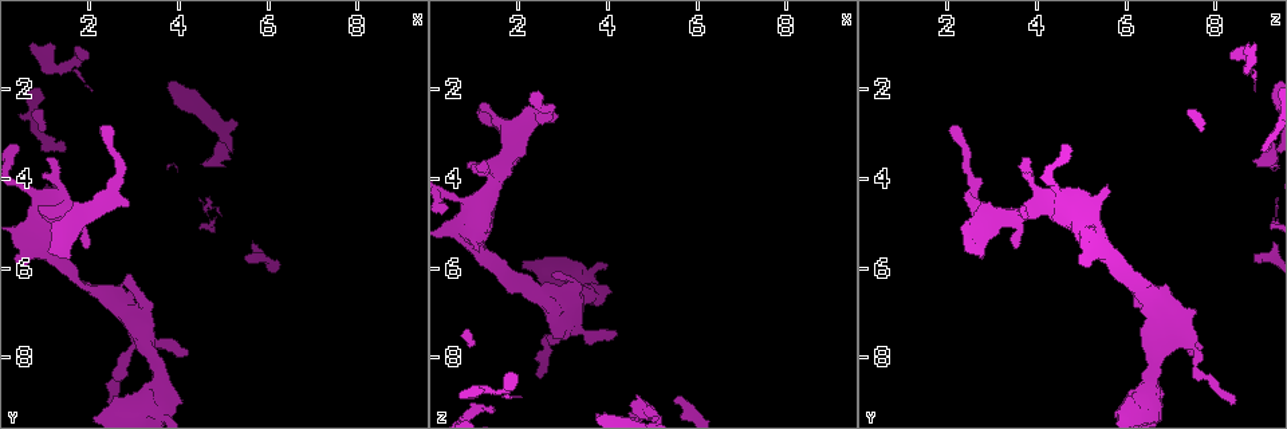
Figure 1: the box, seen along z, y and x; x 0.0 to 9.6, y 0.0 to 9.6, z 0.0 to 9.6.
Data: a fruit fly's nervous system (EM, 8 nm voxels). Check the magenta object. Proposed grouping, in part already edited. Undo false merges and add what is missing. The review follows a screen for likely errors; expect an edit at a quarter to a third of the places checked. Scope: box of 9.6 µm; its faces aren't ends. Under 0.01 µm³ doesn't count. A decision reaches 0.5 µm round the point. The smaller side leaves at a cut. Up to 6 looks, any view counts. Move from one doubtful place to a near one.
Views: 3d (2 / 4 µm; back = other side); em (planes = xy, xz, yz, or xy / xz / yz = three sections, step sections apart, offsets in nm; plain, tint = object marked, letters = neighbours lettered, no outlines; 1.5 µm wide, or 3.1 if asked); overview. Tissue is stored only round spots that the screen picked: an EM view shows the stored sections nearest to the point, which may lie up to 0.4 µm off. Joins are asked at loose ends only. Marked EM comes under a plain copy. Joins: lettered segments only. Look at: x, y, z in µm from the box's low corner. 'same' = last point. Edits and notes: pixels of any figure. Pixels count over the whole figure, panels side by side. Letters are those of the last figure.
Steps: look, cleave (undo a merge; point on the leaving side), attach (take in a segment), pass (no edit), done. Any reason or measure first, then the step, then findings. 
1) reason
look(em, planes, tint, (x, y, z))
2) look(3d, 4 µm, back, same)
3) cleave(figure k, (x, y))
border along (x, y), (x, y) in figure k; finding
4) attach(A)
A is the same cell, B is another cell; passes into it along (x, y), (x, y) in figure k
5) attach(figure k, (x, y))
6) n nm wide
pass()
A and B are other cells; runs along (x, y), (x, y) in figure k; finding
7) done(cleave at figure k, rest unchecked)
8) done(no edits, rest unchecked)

an open end
look(em, xz, step 4, tint, (4.25, 8.00, 7.45))

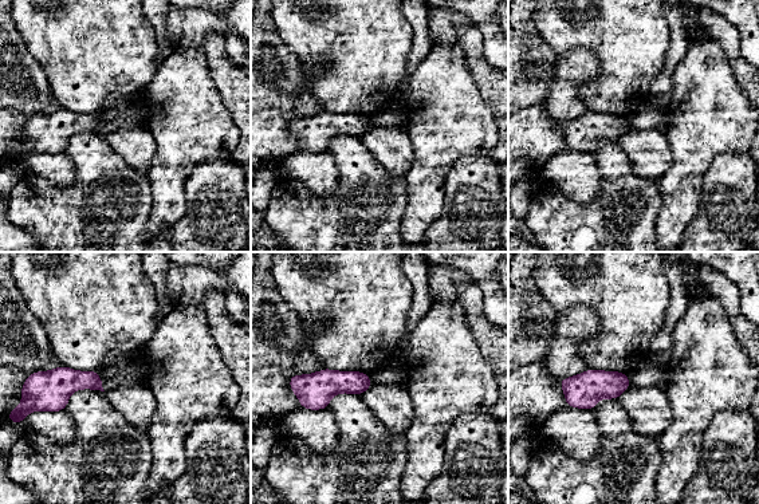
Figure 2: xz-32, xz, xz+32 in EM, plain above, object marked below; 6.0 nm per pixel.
look(em, planes, letters, same)

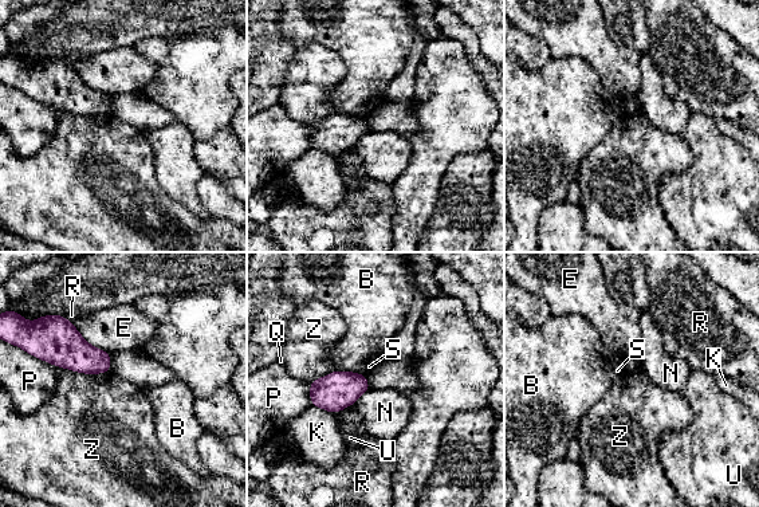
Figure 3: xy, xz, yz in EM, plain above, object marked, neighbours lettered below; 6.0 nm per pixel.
pass()
B, E, K, N, P, Q, R, S, U and Z are other cells; no lettered segment goes on from it

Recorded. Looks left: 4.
thin end
look(em, planes, letters, (2.55, 9.00, 8.40))

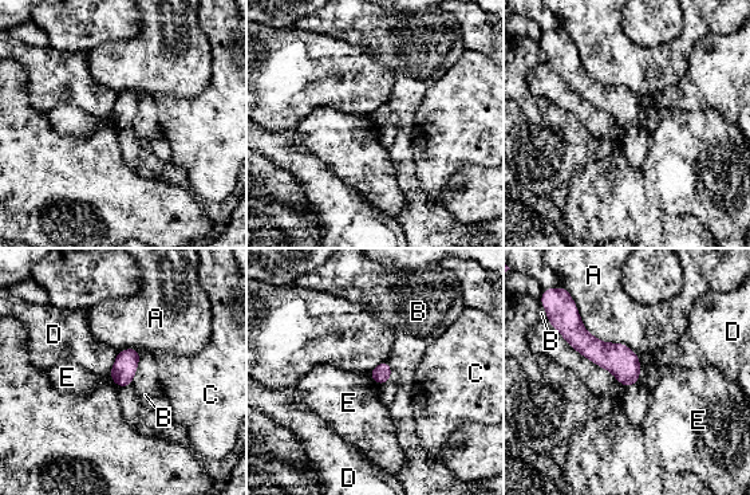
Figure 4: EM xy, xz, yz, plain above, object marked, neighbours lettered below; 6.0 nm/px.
110 nm wide
pass()
A, B, C, D and E are other cells; none of them fits

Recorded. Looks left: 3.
an open end
look(3d, 4 µm, (2.30, 2.85, 2.10))

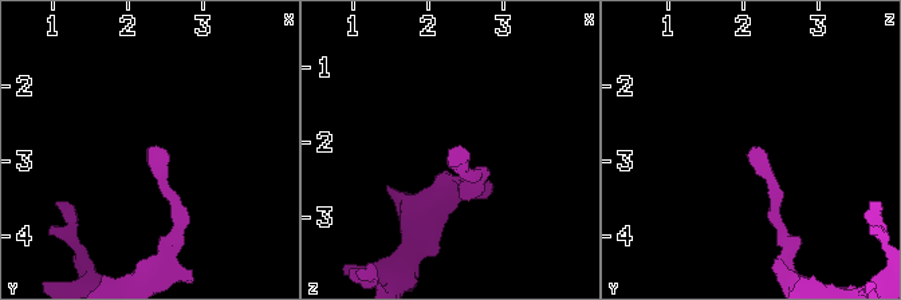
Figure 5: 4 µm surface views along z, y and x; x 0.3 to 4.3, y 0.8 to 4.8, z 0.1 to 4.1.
look(em, yz, step 4, tint, (2.35, 2.80, 2.10))

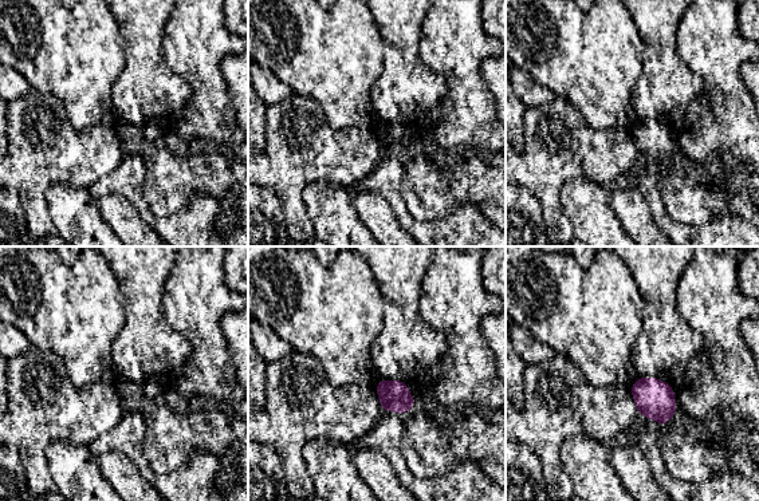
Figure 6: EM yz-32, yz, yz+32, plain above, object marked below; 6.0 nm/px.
another direction
look(em, planes, letters, same)

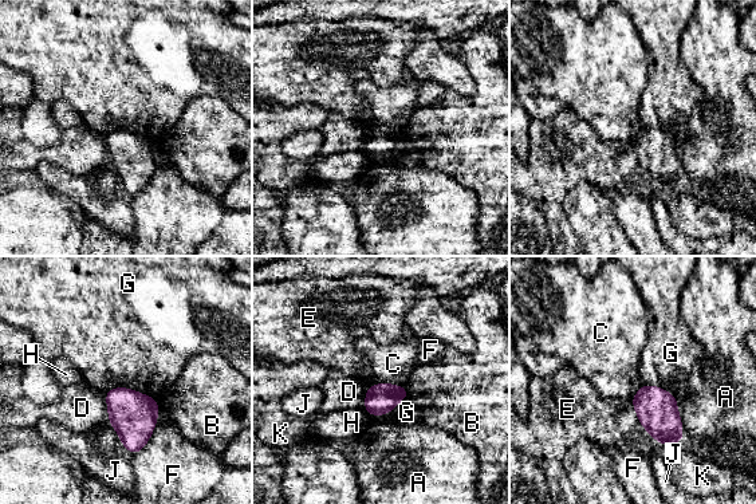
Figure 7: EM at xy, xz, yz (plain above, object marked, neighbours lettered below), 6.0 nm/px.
pass()
A, B, C, D, E, F, G, H, J and K are other cells; no lettered segment goes on from it

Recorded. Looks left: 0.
done(no edits, rest unchecked)

